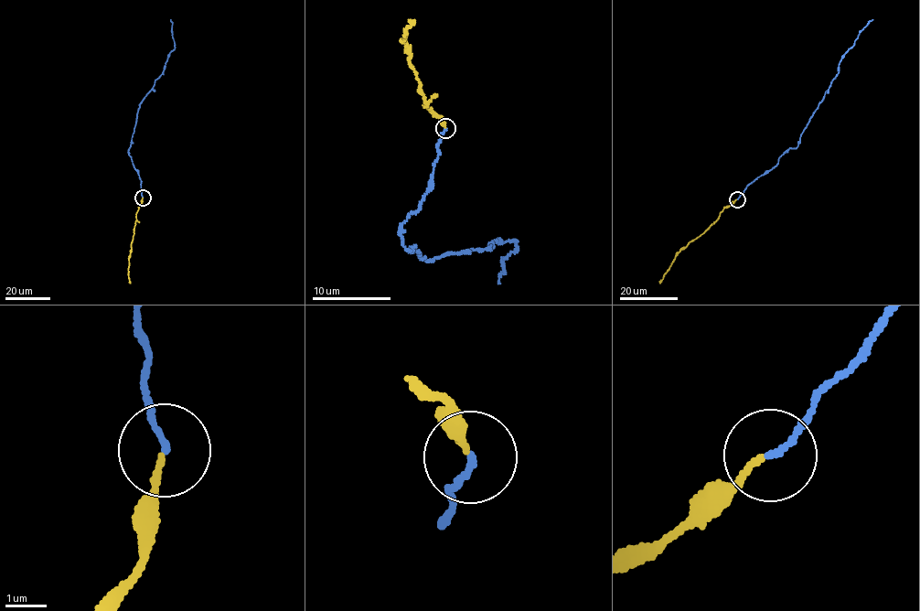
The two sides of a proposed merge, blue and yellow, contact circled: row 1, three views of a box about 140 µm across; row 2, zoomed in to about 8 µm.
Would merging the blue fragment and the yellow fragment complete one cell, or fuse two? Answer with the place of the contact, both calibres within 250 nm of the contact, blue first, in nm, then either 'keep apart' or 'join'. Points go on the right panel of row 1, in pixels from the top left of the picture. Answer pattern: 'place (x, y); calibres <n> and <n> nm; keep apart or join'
place (737, 199); calibres 150 and 140 nm; join

